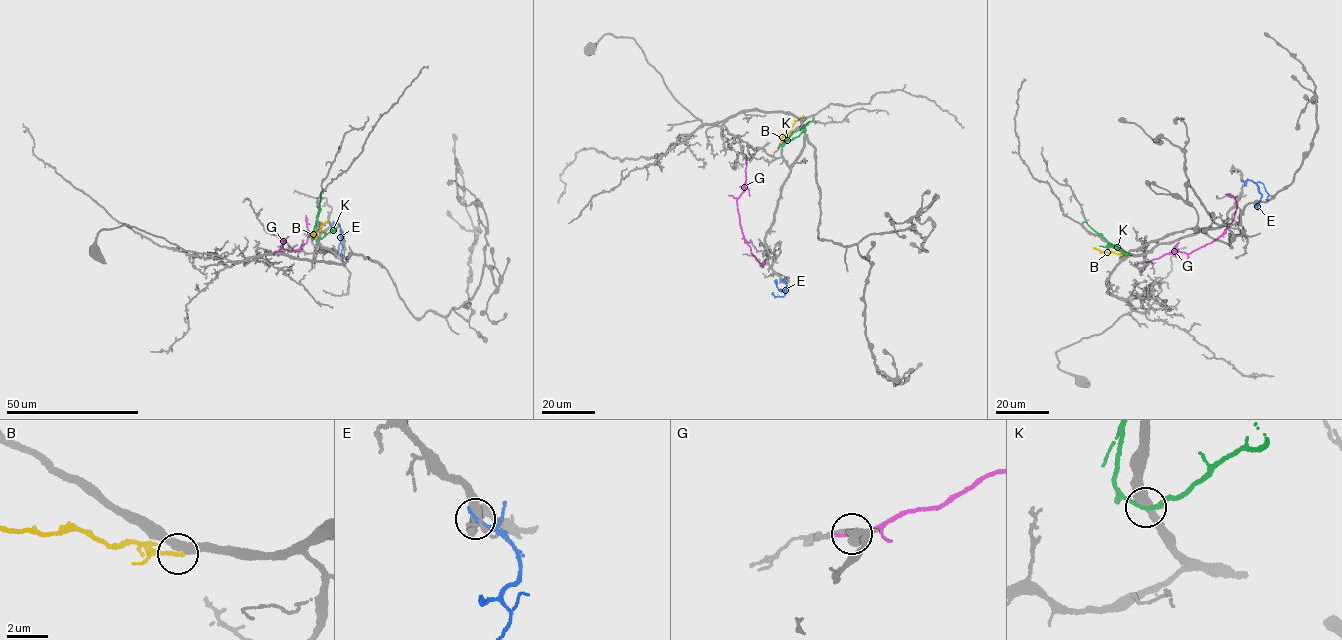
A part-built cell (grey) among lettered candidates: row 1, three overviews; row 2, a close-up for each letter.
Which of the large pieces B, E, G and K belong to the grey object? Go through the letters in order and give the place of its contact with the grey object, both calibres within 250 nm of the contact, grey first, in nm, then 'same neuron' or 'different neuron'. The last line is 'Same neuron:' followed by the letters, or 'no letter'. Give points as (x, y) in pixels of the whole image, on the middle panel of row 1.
B: contact (781, 142); calibres 440 and 240 nm; same neuron
E: contact (781, 280); calibres 380 and 240 nm; different neuron
G: contact (746, 158); calibres 280 and 240 nm; different neuron
K: contact (781, 145); calibres 420 and 200 nm; different neuron
Same neuron: B

